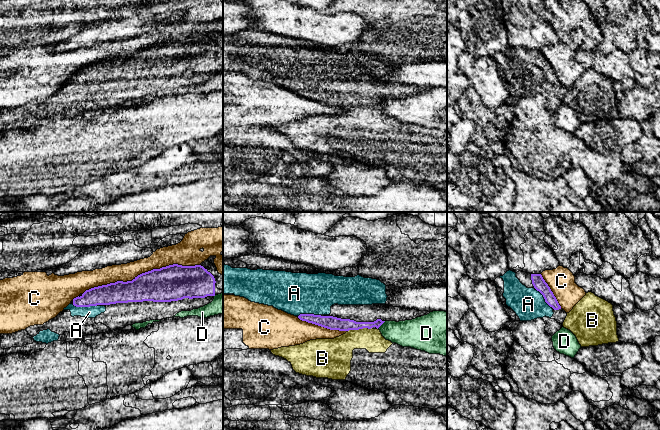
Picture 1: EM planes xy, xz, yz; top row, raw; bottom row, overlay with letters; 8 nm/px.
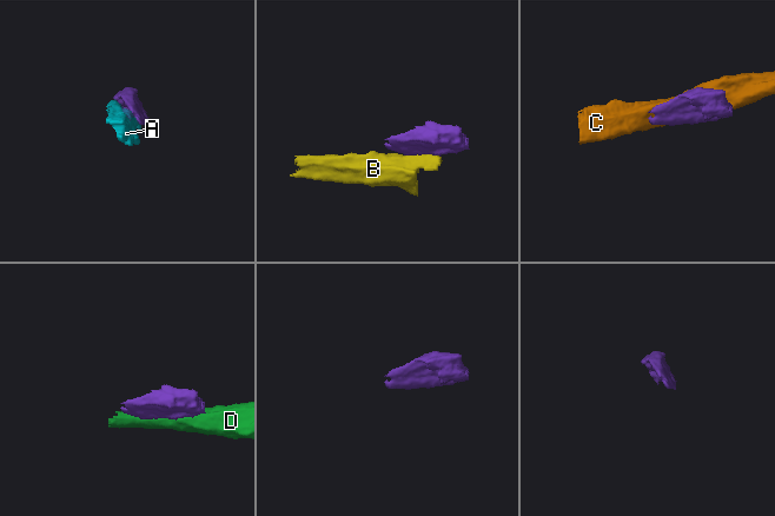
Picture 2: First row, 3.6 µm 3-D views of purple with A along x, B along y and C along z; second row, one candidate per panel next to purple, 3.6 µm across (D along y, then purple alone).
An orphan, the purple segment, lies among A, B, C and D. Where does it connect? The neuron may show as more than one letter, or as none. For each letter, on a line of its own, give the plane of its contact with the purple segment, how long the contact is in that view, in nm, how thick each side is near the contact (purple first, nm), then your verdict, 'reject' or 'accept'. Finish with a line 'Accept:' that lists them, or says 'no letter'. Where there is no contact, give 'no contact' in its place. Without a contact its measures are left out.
A: meets purple in xy; contact 200 nm long; 170 nm thick on the purple side, 100 nm on the other; accept
B: meets purple in xz; contact 200 nm long; 110 nm thick on the purple side, 220 nm on the other; reject
C: meets purple in xy; contact 950 nm long; 280 nm thick on the purple side, 150 nm on the other; reject
D: meets purple in xz; contact 90 nm long; 80 nm thick on the purple side, 220 nm on the other; reject
Accept: A

